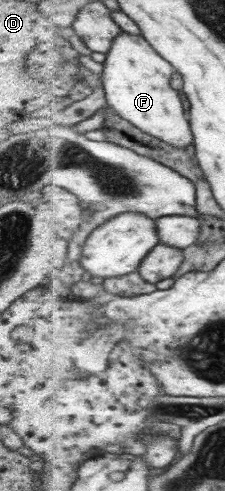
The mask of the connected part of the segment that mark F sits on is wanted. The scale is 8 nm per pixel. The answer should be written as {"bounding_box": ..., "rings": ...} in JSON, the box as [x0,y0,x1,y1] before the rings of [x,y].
{"bounding_box":[100,31,194,148],"rings":[[[123,31],[114,38],[106,54],[100,79],[105,88],[107,104],[124,119],[170,145],[185,148],[194,141],[194,137],[181,93],[170,85],[175,73],[172,63],[168,63],[149,41],[141,35]]]}

